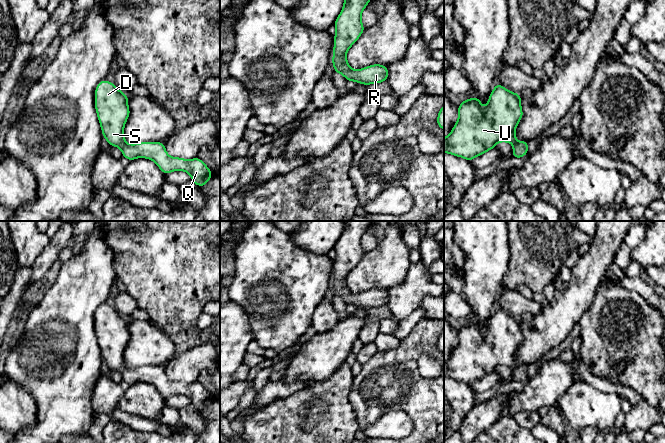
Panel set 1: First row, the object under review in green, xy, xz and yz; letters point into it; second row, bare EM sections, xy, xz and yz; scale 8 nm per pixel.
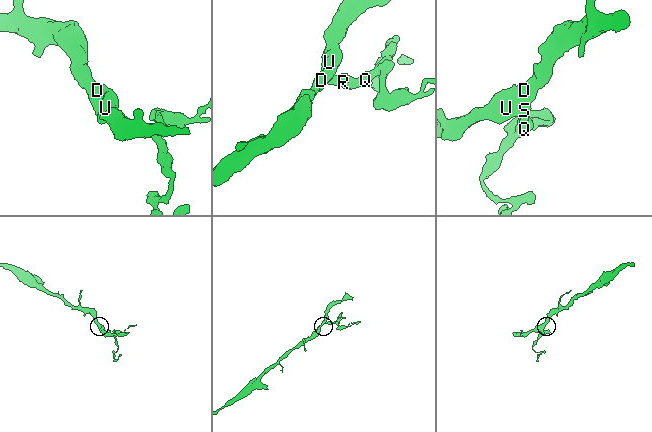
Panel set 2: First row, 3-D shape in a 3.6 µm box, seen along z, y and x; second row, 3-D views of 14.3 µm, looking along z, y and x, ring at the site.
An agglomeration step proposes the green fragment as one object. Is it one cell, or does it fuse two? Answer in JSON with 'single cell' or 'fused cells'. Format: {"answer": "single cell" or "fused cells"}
{"answer": "single cell"}

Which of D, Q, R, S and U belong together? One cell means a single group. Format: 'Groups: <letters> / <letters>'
Groups: D Q R S U

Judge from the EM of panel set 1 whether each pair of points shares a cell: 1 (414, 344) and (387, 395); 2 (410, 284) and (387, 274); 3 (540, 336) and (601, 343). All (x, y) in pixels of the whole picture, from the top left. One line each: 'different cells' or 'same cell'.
1: same cell
2: different cells
3: different cells

